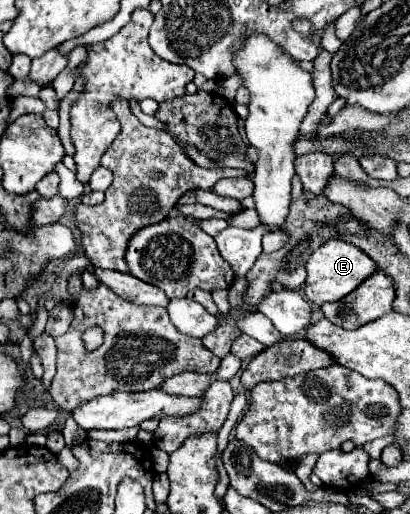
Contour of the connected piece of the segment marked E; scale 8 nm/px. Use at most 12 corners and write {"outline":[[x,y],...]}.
{"outline":[[339,239],[309,255],[305,297],[321,307],[377,271]]}

